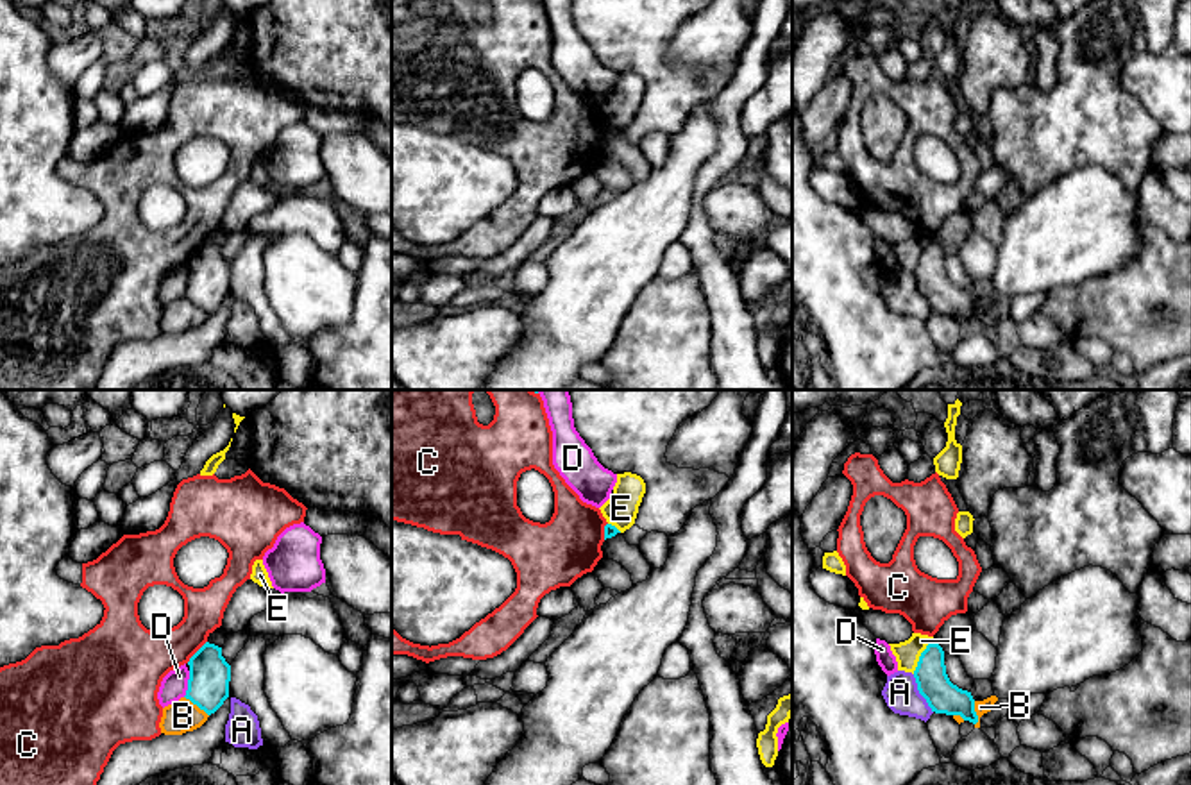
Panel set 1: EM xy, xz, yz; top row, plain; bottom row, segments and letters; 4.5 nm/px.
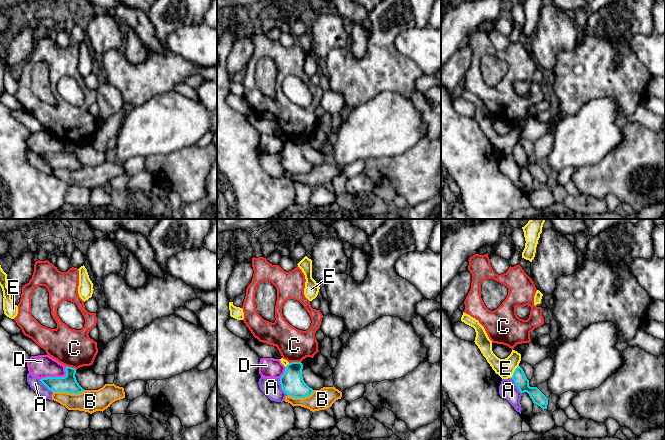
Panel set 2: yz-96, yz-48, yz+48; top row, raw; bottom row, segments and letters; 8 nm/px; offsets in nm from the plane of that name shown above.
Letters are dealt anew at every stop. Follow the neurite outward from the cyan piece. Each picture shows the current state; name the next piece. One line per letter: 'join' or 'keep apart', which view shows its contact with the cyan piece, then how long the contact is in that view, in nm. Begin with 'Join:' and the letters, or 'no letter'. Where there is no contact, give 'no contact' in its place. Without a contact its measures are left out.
Join: no letter
A: keep apart; contact in yz; length 200 nm
B: keep apart; contact in xy; length 140 nm
C: keep apart; contact in xy; length 140 nm
D: keep apart; contact in xy; length 120 nm
E: keep apart; contact in yz; length 180 nm

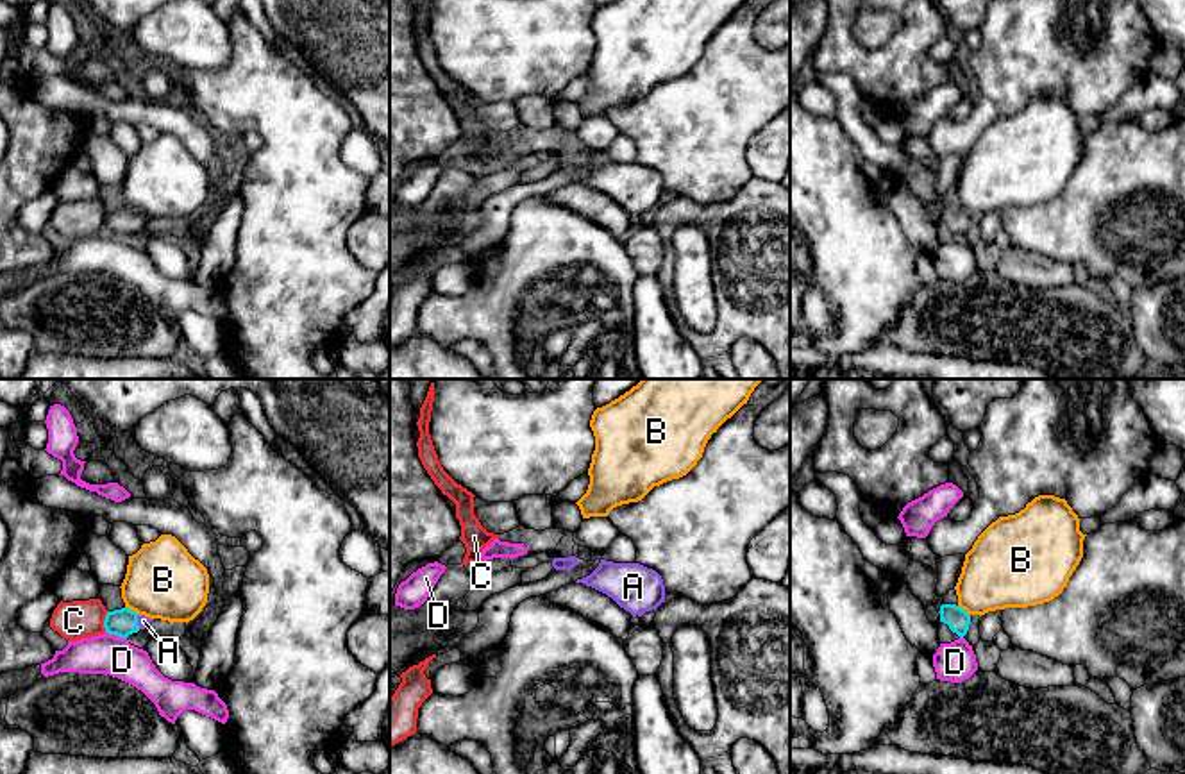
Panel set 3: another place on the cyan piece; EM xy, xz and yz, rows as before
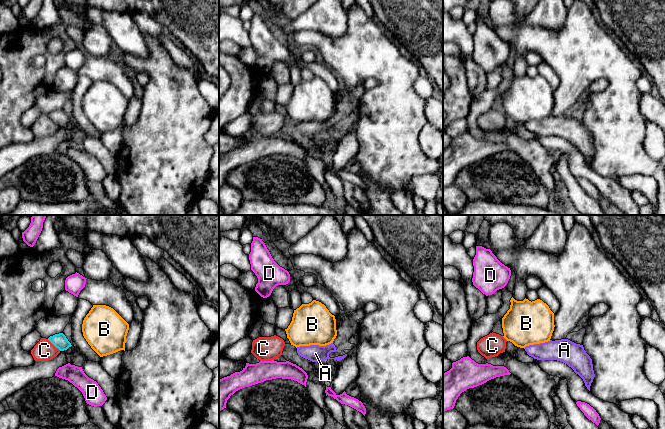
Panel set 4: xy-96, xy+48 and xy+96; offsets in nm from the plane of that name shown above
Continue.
Join: A
A: join; contact in xy; length 70 nm
B: keep apart; contact in xy; length 70 nm
C: keep apart; contact in xy; length 100 nm
D: keep apart; contact in xy; length 100 nm

